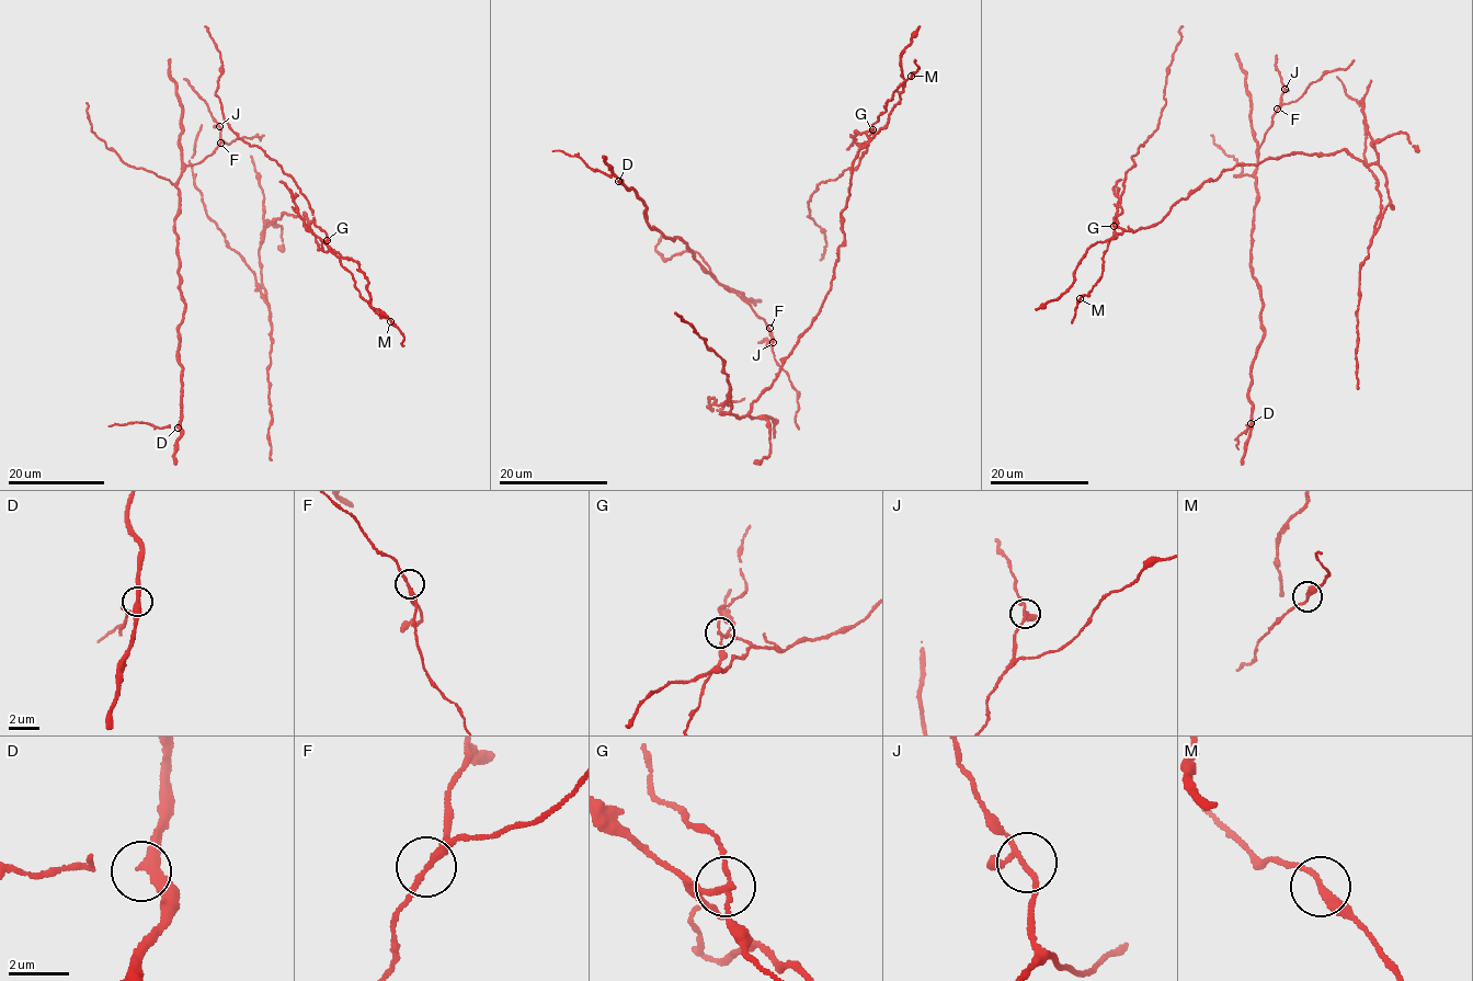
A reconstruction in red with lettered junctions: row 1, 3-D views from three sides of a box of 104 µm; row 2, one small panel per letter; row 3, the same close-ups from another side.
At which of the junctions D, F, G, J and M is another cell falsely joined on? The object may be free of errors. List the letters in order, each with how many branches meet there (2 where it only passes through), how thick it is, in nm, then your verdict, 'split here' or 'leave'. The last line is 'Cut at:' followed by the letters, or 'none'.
D: 3 | 240 nm | leave
F: 3 | 200 nm | leave
G: 3 | 160 nm | split here
J: 3 | 150 nm | leave
M: 2 | 200 nm | leave
Cut at: G

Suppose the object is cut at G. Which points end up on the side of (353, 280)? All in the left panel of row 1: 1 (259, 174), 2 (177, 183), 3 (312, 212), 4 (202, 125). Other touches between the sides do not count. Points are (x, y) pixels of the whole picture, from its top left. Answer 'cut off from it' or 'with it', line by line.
1: cut off from it
2: with it
3: with it
4: cut off from it

